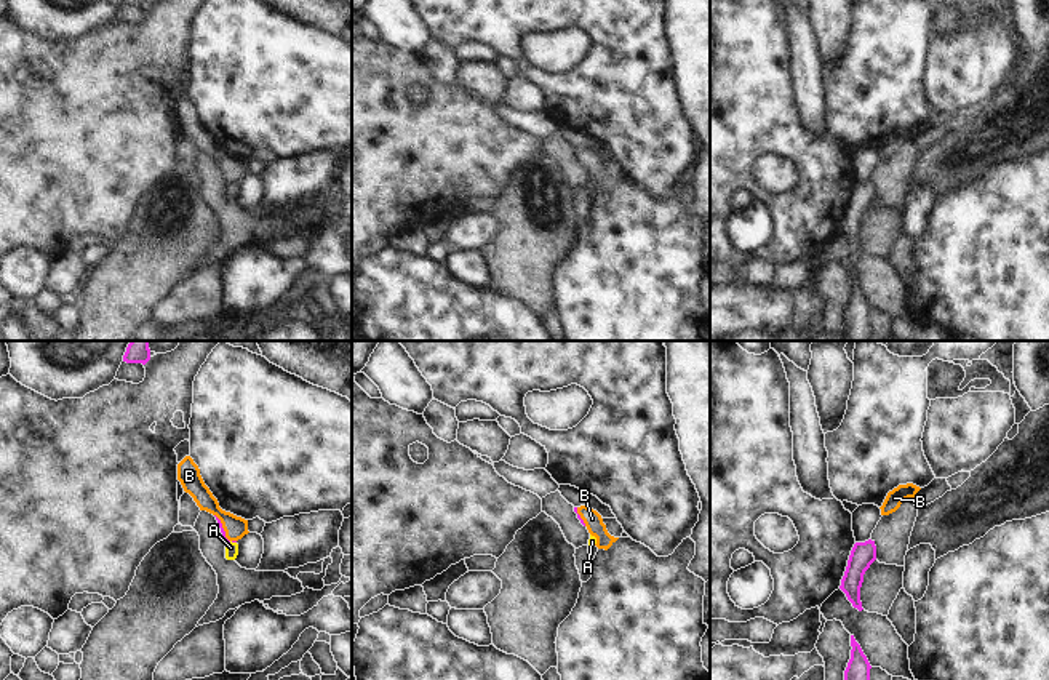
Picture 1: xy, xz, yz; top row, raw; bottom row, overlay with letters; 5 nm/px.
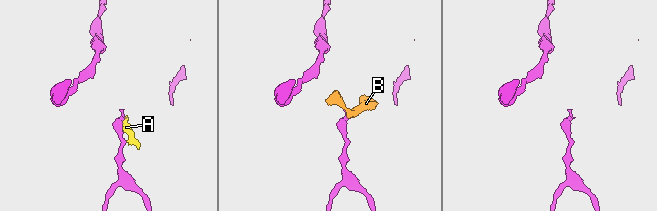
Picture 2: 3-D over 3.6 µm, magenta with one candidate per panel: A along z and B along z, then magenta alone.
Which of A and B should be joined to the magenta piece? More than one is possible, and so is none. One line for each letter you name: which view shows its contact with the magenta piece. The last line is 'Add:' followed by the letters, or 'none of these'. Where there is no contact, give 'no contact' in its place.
B: contact in xy
Add: B

